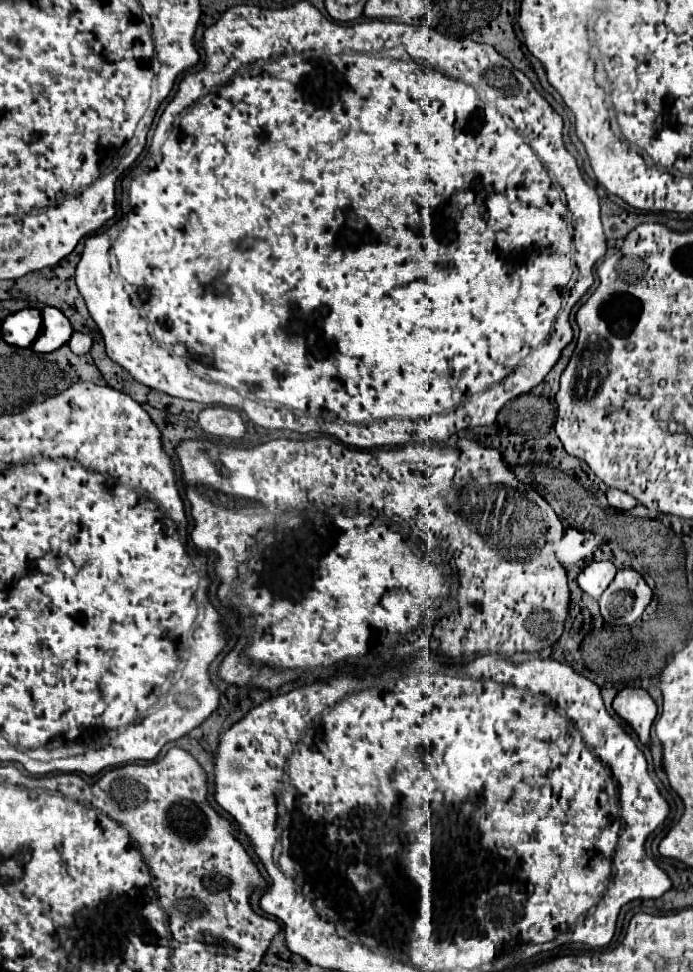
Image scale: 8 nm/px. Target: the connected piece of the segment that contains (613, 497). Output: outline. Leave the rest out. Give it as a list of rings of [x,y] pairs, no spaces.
[[[608,488],[606,496],[608,496],[608,502],[610,502],[612,508],[630,510],[630,508],[636,506],[636,498],[632,498],[630,494],[624,494],[622,490],[616,490],[616,488]]]

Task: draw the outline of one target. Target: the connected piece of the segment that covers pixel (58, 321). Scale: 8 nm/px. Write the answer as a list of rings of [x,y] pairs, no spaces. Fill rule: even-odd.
[[[46,306],[42,310],[40,334],[36,336],[36,340],[32,342],[30,348],[34,352],[54,352],[62,344],[66,344],[70,336],[72,336],[72,326],[70,326],[68,318],[60,310]]]

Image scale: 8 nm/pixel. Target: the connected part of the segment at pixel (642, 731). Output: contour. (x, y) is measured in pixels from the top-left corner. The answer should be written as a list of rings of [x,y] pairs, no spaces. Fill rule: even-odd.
[[[624,688],[618,692],[614,700],[614,710],[622,716],[638,734],[644,746],[650,746],[650,728],[658,714],[654,700],[642,688]]]

